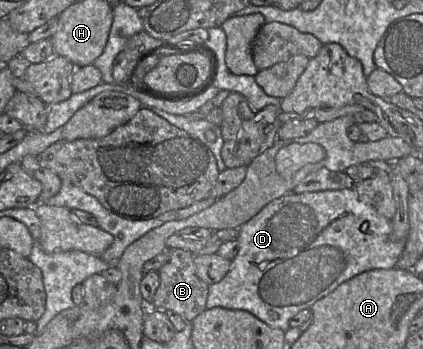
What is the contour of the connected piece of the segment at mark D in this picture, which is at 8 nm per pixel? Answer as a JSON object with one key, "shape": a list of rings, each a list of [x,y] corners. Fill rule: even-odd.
{"shape":[[[352,188],[292,193],[269,202],[238,231],[239,250],[230,270],[218,283],[209,285],[206,308],[246,310],[272,328],[285,327],[298,312],[310,309],[319,299],[358,274],[396,266],[406,240],[392,240],[392,220],[380,215]]]}

